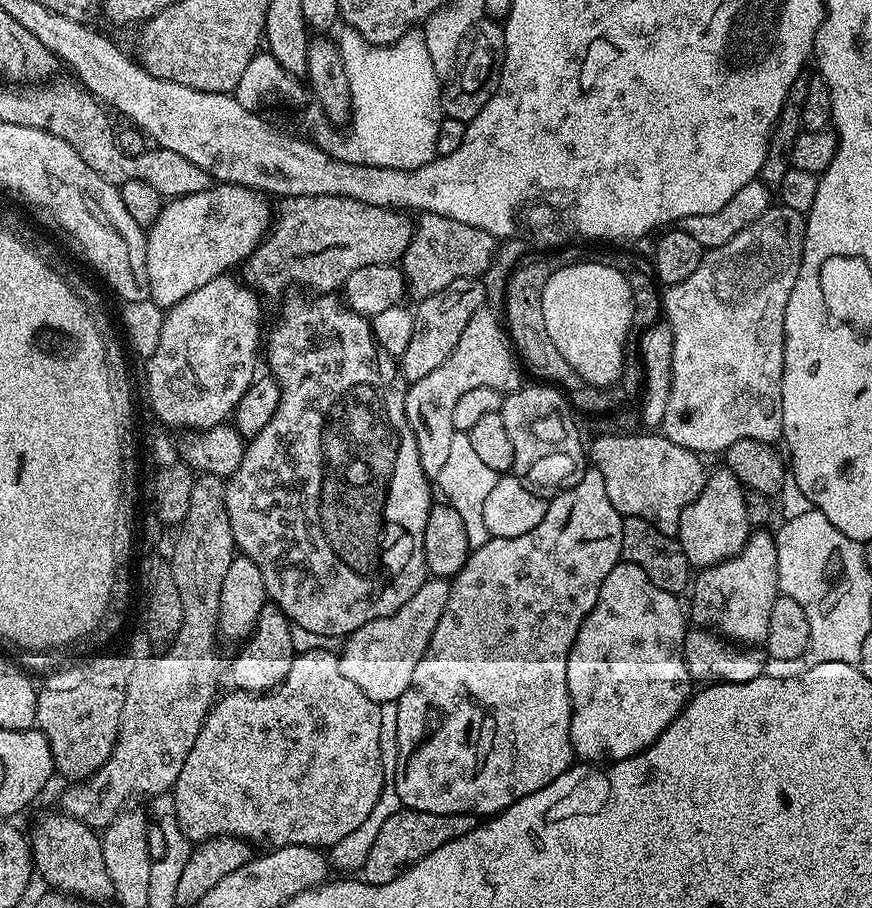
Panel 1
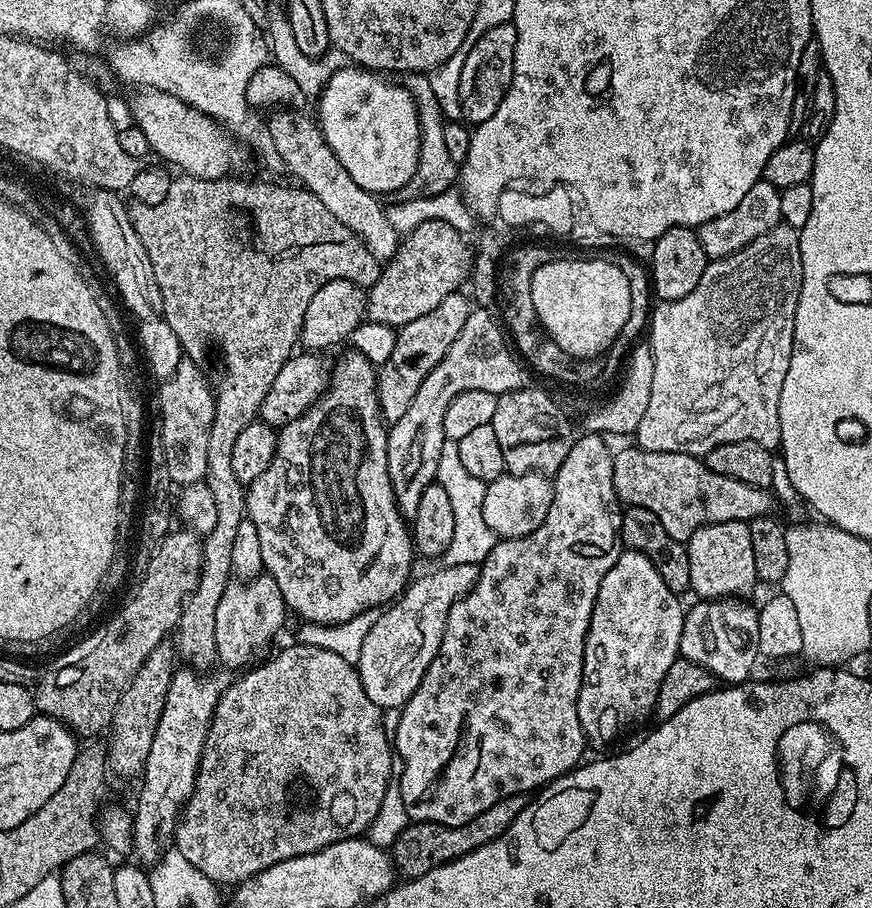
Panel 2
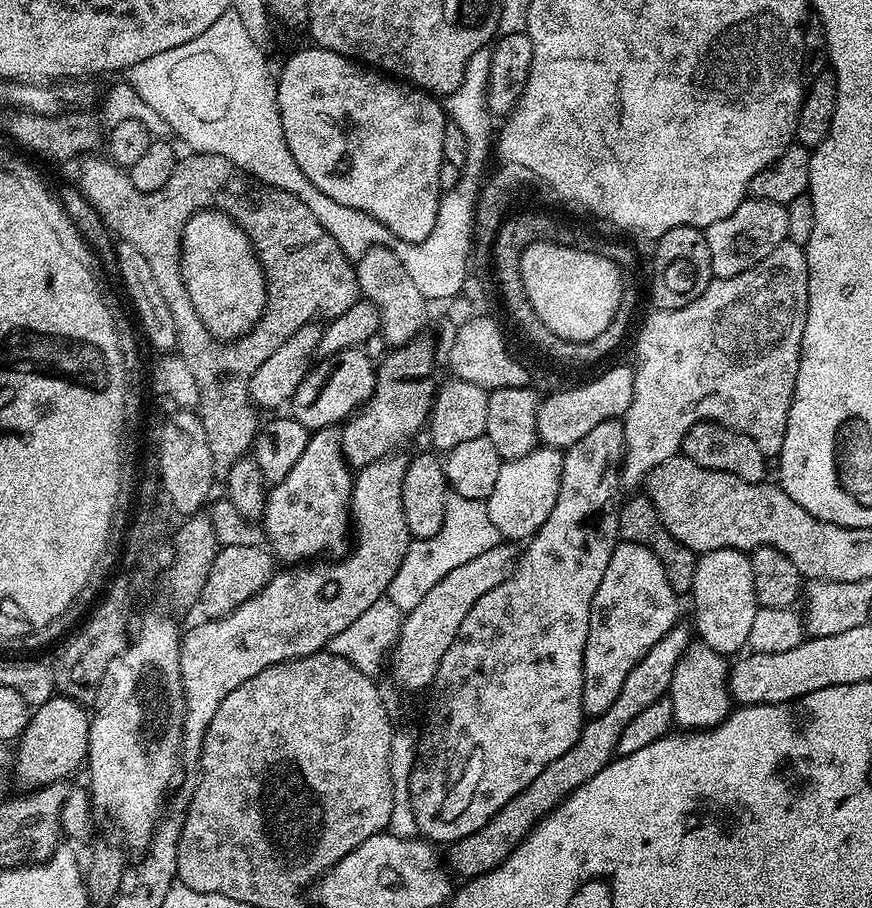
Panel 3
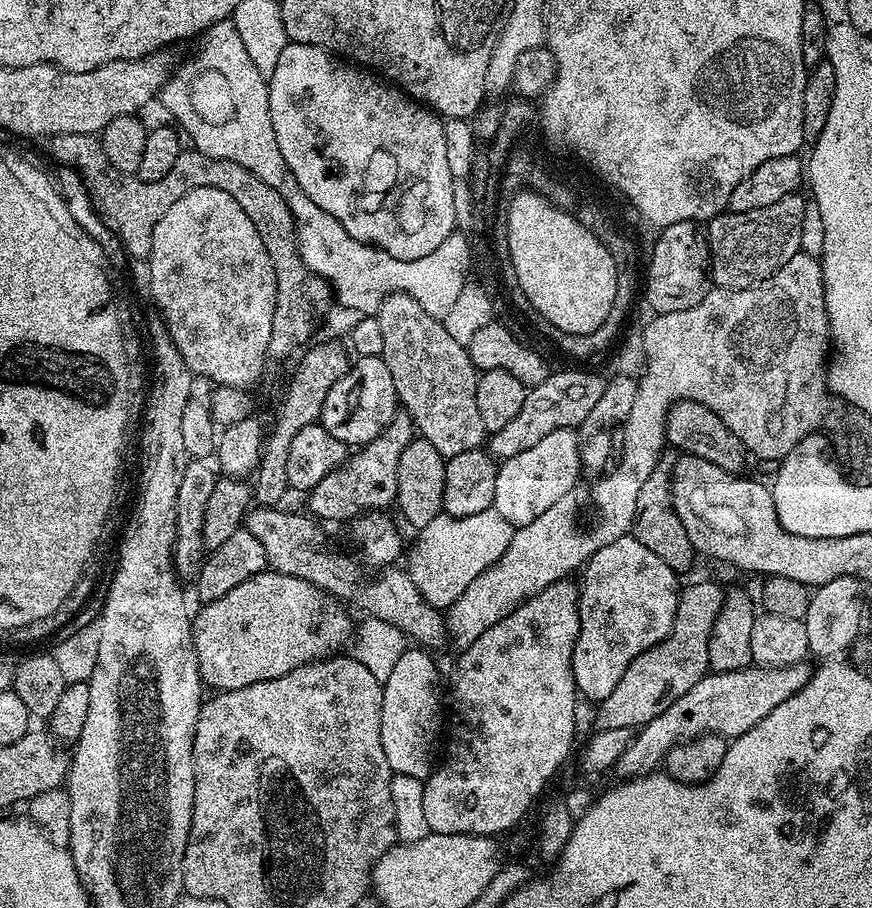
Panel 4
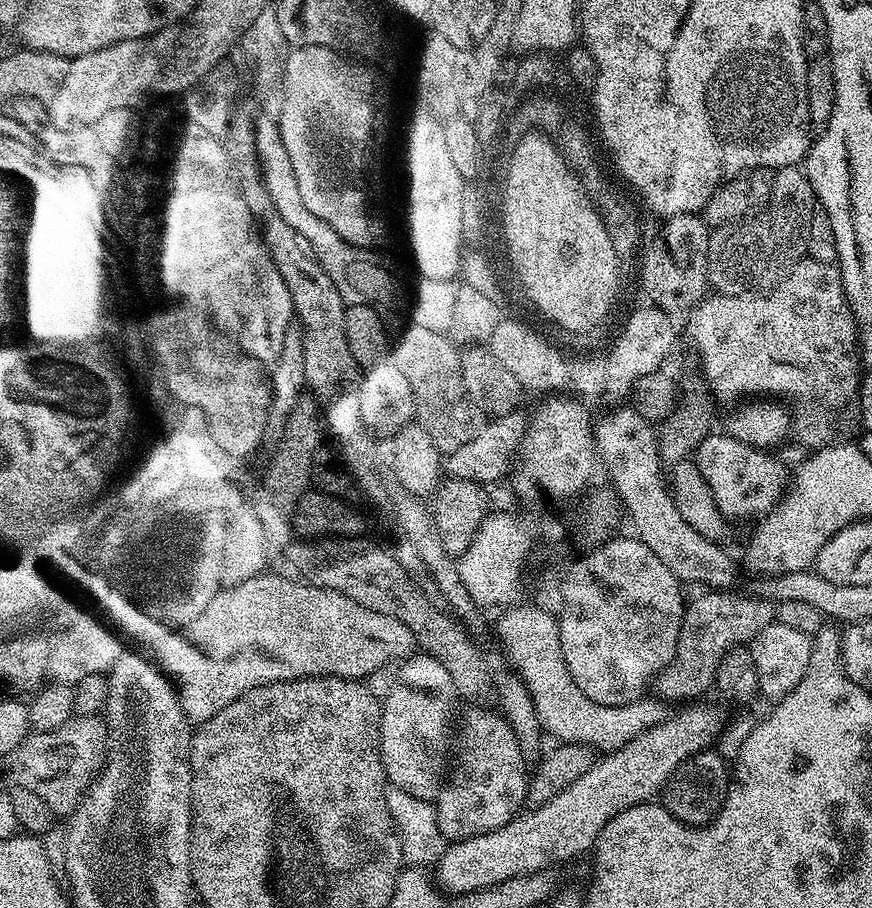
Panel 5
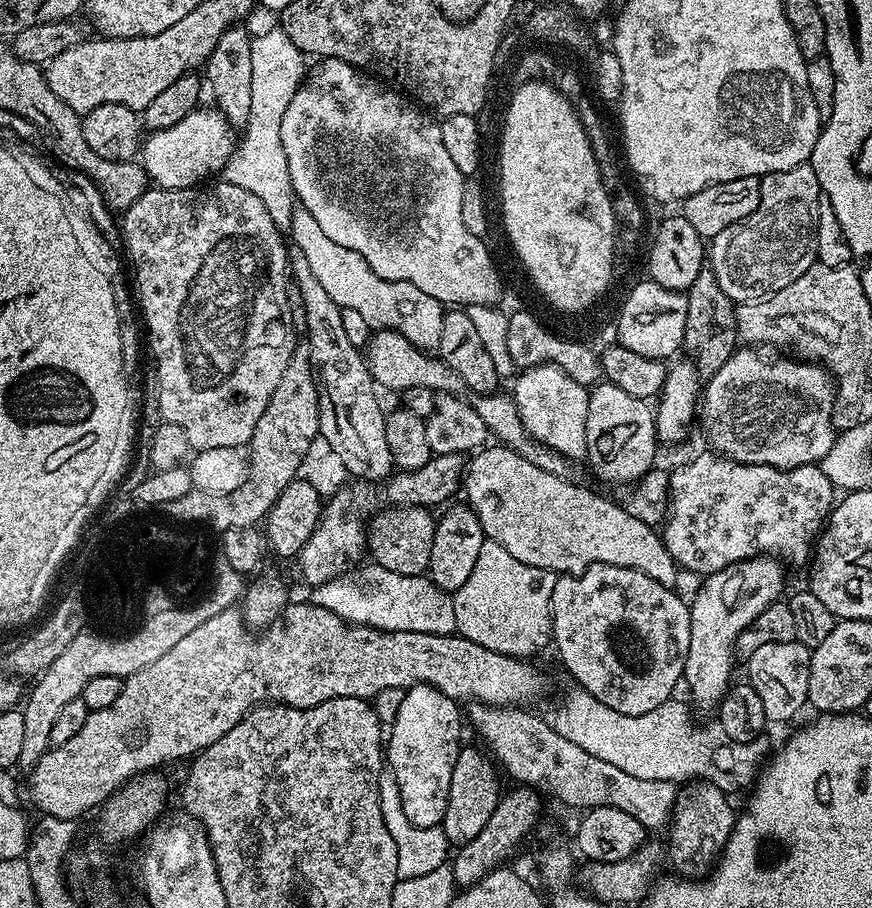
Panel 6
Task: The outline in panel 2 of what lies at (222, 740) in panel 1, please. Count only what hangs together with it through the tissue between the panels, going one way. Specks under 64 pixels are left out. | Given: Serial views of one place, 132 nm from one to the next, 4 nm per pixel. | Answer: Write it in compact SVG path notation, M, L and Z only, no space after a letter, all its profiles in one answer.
M292 642L289 648L270 657L265 664L259 664L240 674L245 676L240 676L237 680L235 677L229 683L228 689L220 695L220 701L212 715L210 730L206 734L206 746L202 750L192 797L184 805L184 811L176 824L174 846L180 851L182 858L186 858L186 862L190 862L194 870L202 870L202 874L206 874L206 878L210 878L218 886L239 886L251 876L257 876L262 870L278 862L286 862L288 858L314 854L339 840L363 837L374 822L382 806L382 798L390 790L391 784L388 783L392 780L394 744L392 748L393 741L384 729L385 713L377 704L370 702L366 690L362 690L360 673L354 664L346 662L346 658L338 658L338 654L333 654L330 650L322 650L322 646L306 646L299 642Z

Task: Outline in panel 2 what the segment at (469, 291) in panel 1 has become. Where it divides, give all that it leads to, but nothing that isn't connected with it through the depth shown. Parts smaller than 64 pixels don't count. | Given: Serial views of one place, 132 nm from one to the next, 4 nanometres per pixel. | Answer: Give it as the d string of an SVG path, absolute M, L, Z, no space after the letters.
M458 291L442 298L442 302L438 302L438 306L430 310L430 314L414 318L414 322L397 331L394 352L386 363L379 365L376 381L380 412L385 421L391 422L406 414L414 394L418 394L418 386L422 386L422 382L426 382L426 374L430 374L430 370L434 370L434 366L438 366L438 362L446 358L446 350L450 350L454 338L458 338L462 325L466 323L466 318L470 318L472 310L469 297L463 291Z

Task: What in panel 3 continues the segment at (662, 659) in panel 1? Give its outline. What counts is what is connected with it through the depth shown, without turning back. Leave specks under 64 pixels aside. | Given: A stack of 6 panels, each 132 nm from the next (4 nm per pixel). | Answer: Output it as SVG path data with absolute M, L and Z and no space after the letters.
M617 543L610 566L606 566L606 574L602 574L598 594L594 594L594 602L590 606L590 630L582 666L585 717L602 714L602 710L606 710L606 706L618 698L618 690L622 690L626 674L634 670L634 666L647 654L650 646L658 642L658 638L665 636L678 623L676 600L678 593L666 582L662 562L658 562L658 558L654 558L646 546Z

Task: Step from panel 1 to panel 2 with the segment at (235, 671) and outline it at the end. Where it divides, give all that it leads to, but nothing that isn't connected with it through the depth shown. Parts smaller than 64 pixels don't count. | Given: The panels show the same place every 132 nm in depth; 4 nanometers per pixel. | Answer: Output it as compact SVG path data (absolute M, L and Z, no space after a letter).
M261 574L239 582L230 582L222 599L218 601L218 611L214 618L217 661L228 670L251 665L257 659L255 656L279 634L284 616L286 617L286 609L282 590L278 590L278 582L274 582L274 578Z

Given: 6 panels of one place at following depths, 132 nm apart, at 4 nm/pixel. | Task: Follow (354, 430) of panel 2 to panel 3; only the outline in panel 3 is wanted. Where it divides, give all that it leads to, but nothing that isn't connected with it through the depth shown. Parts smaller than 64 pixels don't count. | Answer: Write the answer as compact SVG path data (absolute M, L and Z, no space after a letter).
M336 426L315 429L290 474L286 474L282 482L271 485L267 493L262 532L266 540L268 536L266 544L273 557L277 561L284 560L280 562L285 565L315 561L323 557L320 556L323 552L343 553L349 543L354 472L340 449L341 433Z

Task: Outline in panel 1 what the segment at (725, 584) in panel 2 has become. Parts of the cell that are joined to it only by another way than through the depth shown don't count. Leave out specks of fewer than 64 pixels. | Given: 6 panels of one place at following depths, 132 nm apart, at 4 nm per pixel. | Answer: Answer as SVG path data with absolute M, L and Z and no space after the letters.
M727 466L711 469L705 479L698 498L686 510L682 510L682 518L678 522L675 537L680 541L689 565L699 570L721 564L729 560L746 543L750 535L750 525L746 518L745 487Z

